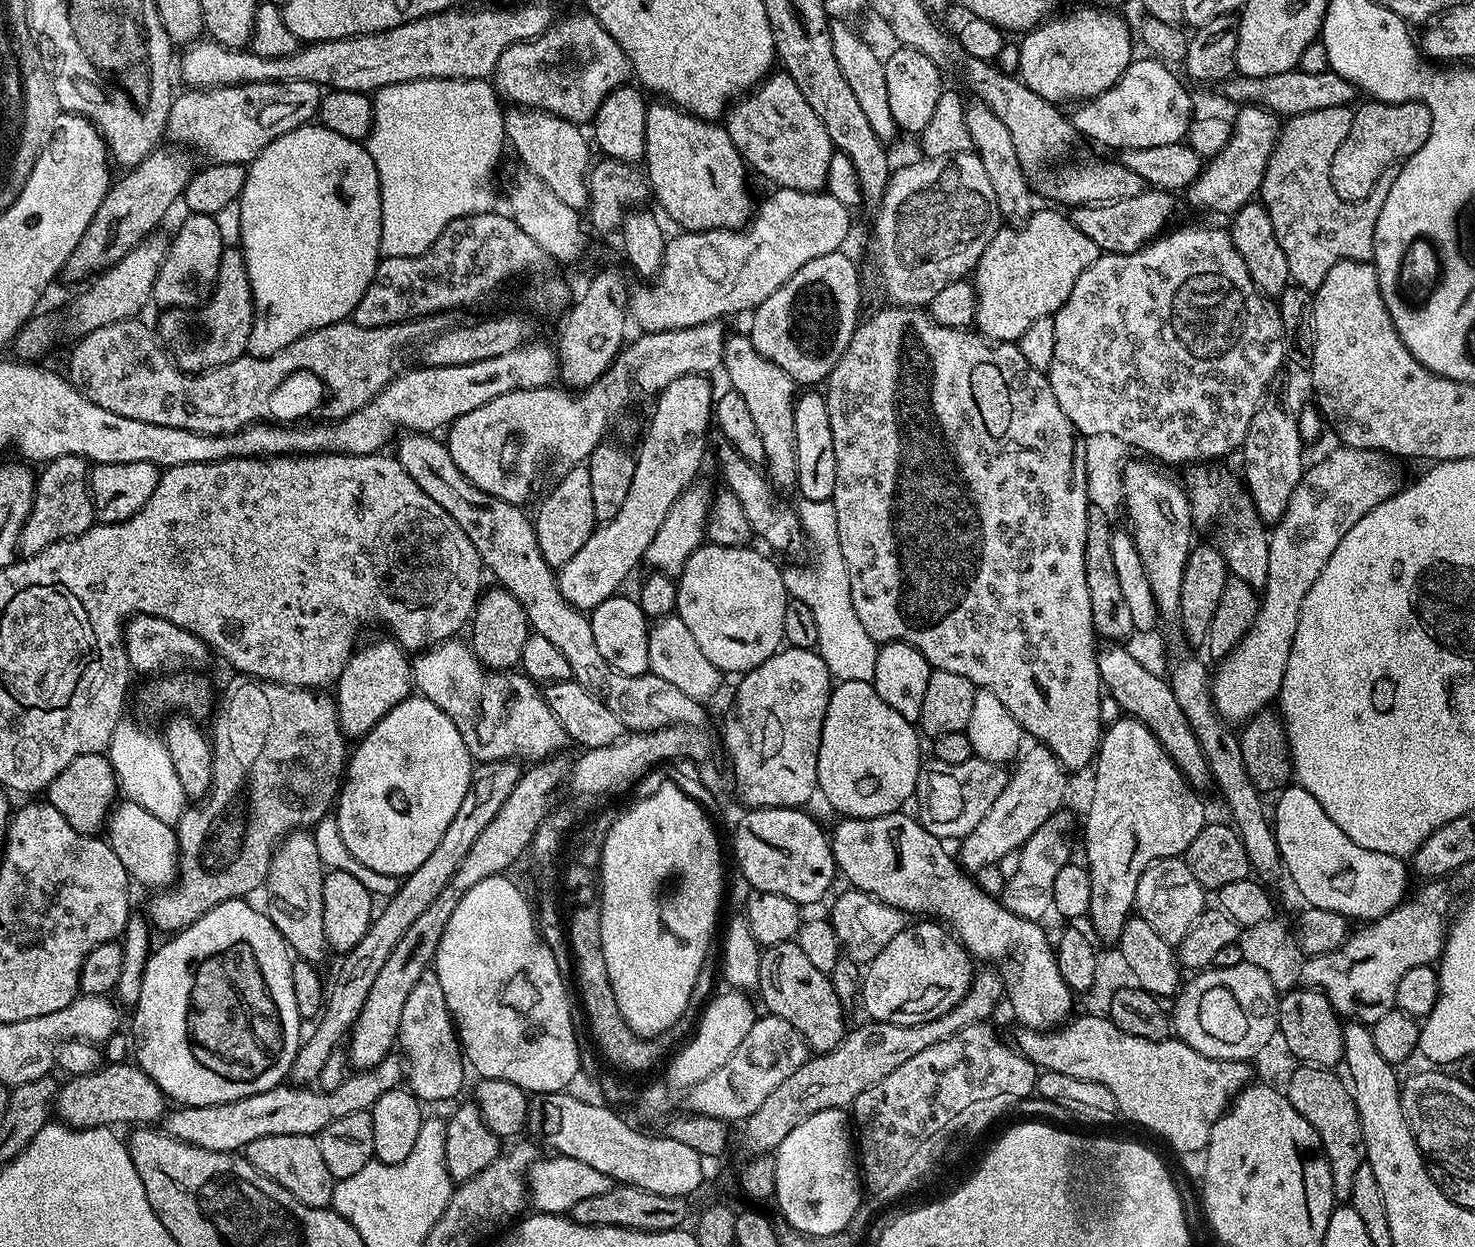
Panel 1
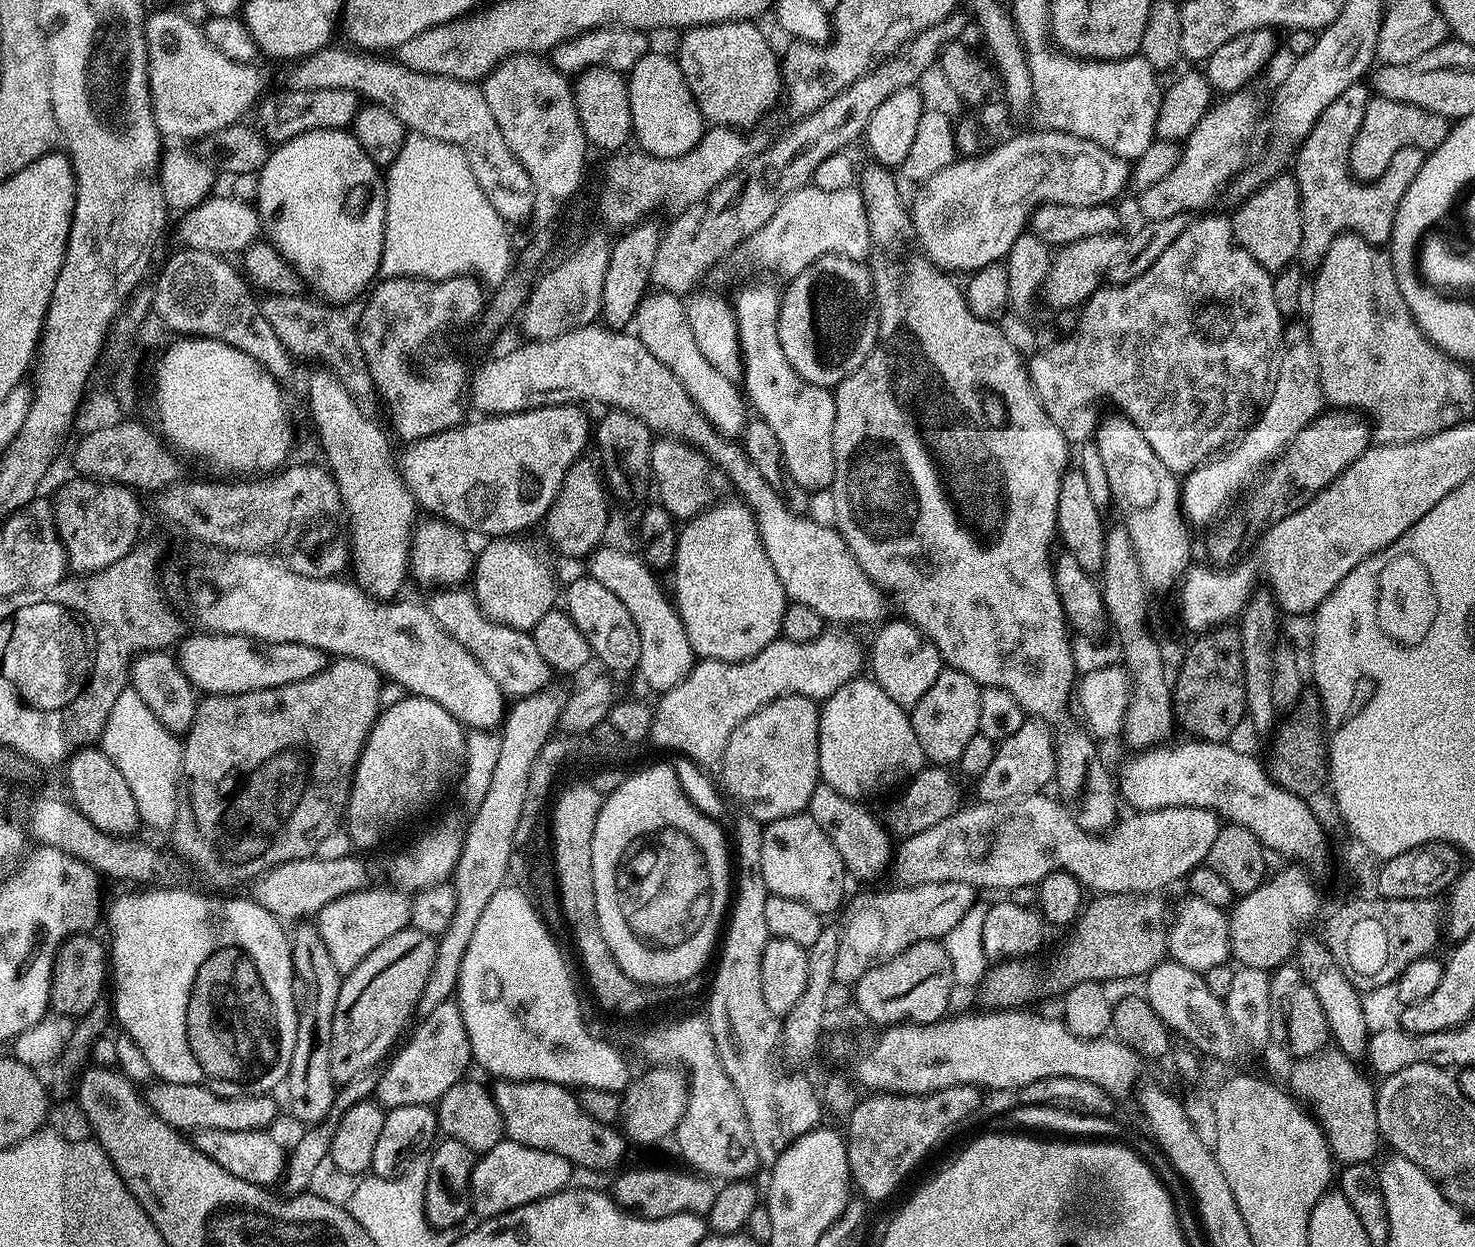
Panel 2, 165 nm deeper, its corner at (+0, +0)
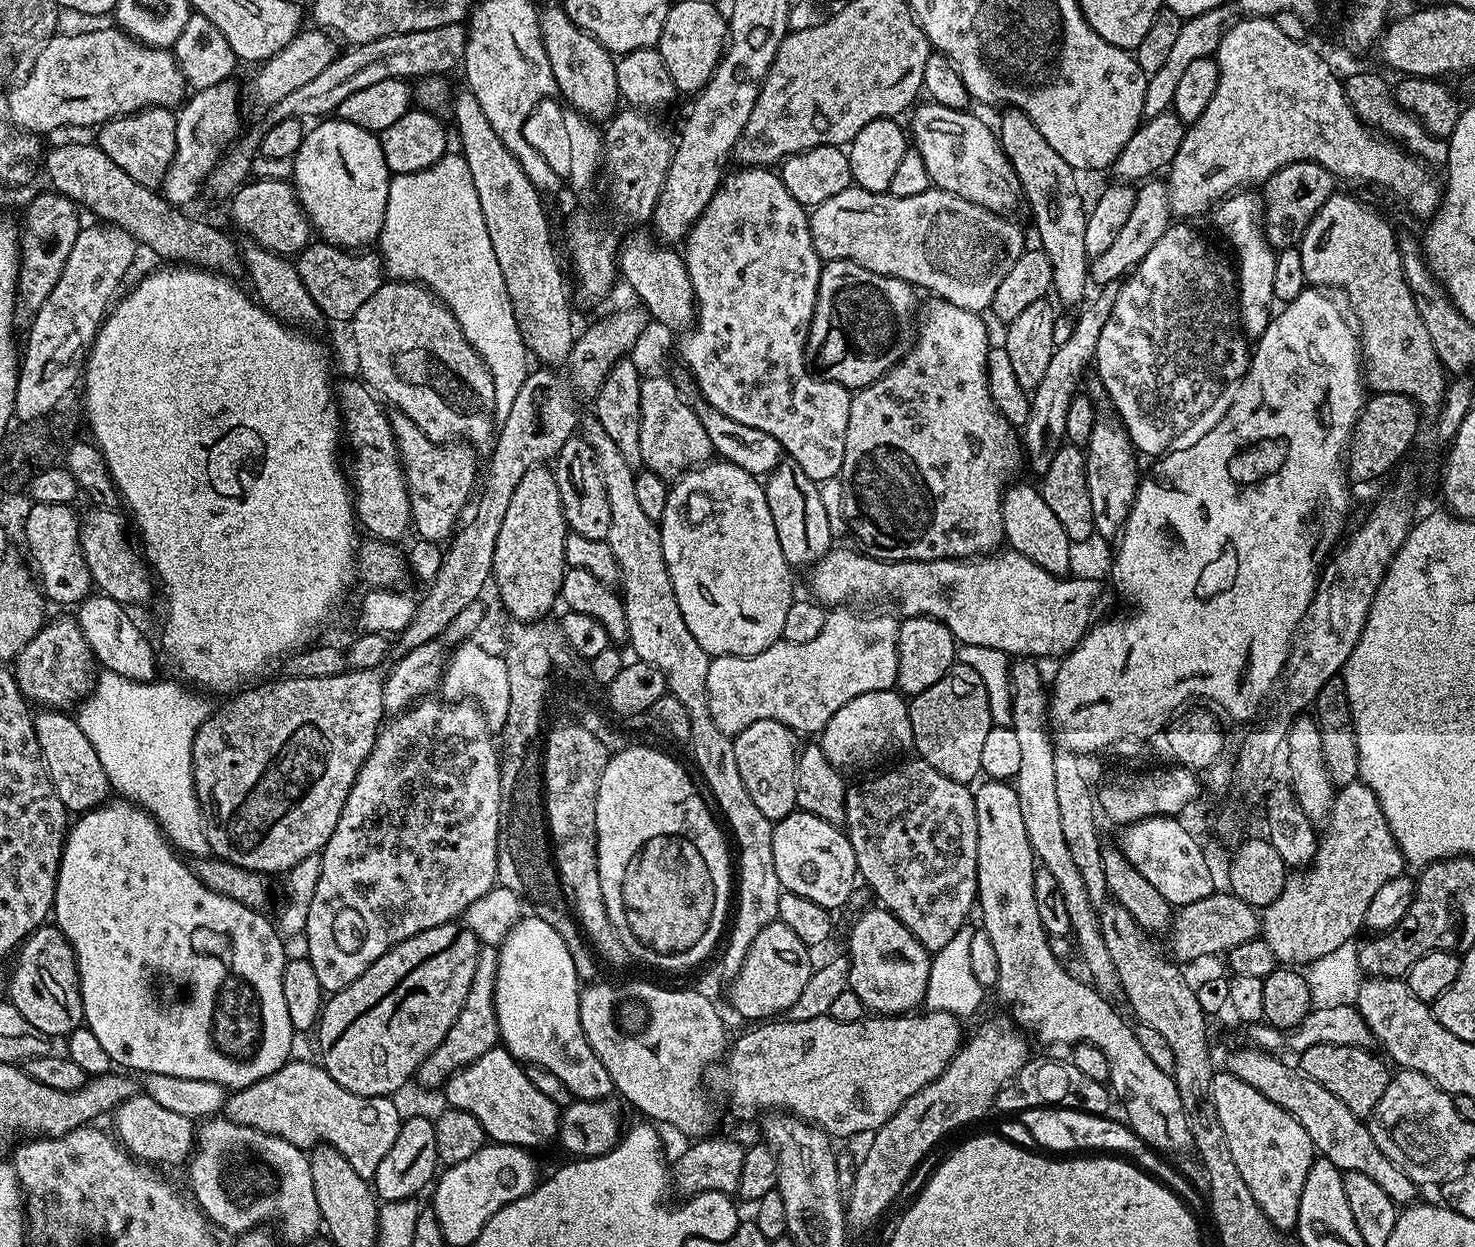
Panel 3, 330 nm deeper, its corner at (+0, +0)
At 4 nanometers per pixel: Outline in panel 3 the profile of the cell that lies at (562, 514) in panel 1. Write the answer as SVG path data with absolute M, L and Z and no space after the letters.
M574 434L566 446L562 446L562 450L556 453L554 471L569 529L582 534L582 538L607 540L610 534L610 501L606 499L606 486L602 486L602 474L594 450L579 435Z

